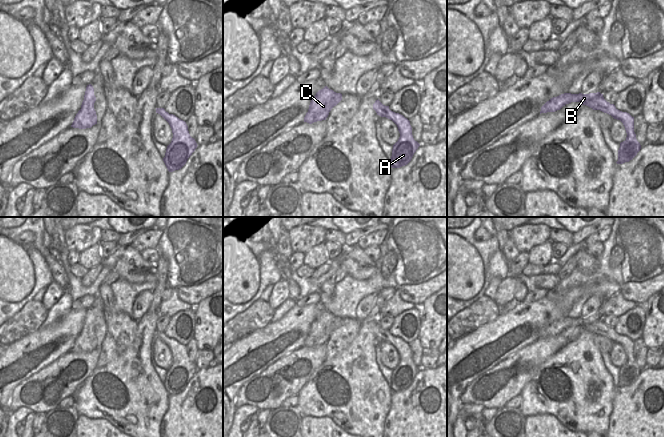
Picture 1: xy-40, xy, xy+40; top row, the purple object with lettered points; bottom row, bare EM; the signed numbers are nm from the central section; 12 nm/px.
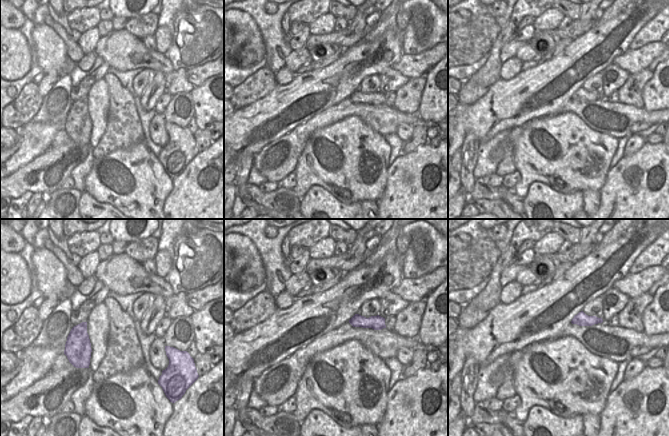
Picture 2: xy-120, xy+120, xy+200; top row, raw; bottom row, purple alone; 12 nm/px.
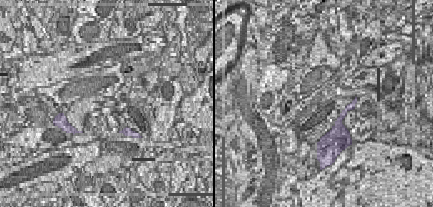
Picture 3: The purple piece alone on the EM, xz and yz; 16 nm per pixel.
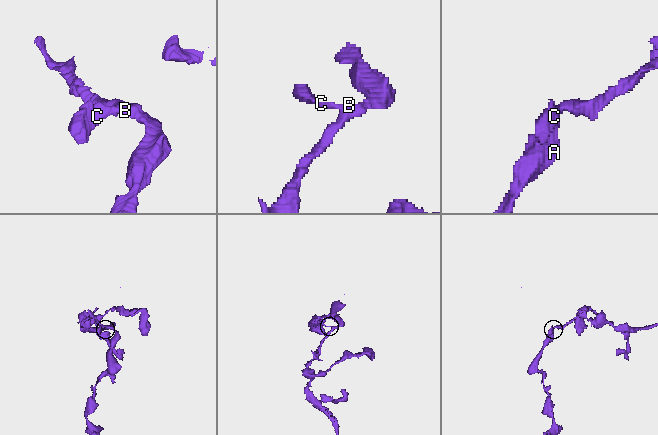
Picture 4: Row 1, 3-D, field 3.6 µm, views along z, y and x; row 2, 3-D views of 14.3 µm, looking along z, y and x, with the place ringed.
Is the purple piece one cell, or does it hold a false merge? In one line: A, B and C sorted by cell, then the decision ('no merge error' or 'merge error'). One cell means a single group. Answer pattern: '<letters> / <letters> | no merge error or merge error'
A B C | no merge error

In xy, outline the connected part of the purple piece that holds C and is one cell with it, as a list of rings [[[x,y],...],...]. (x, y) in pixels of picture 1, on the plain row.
[[[325,310],[312,322],[304,346],[312,348],[317,345],[326,344],[331,333],[342,324],[342,318],[336,317]]]

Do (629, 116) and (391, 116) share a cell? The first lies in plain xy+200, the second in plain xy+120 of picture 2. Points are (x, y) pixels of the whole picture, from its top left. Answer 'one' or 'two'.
one

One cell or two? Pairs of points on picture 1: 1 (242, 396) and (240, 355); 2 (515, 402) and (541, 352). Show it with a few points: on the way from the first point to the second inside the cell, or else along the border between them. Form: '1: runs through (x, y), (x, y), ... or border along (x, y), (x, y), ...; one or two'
1: border along (261, 372), (241, 386), (236, 395), (236, 408); two
2: border along (520, 393), (513, 396), (504, 406); two

